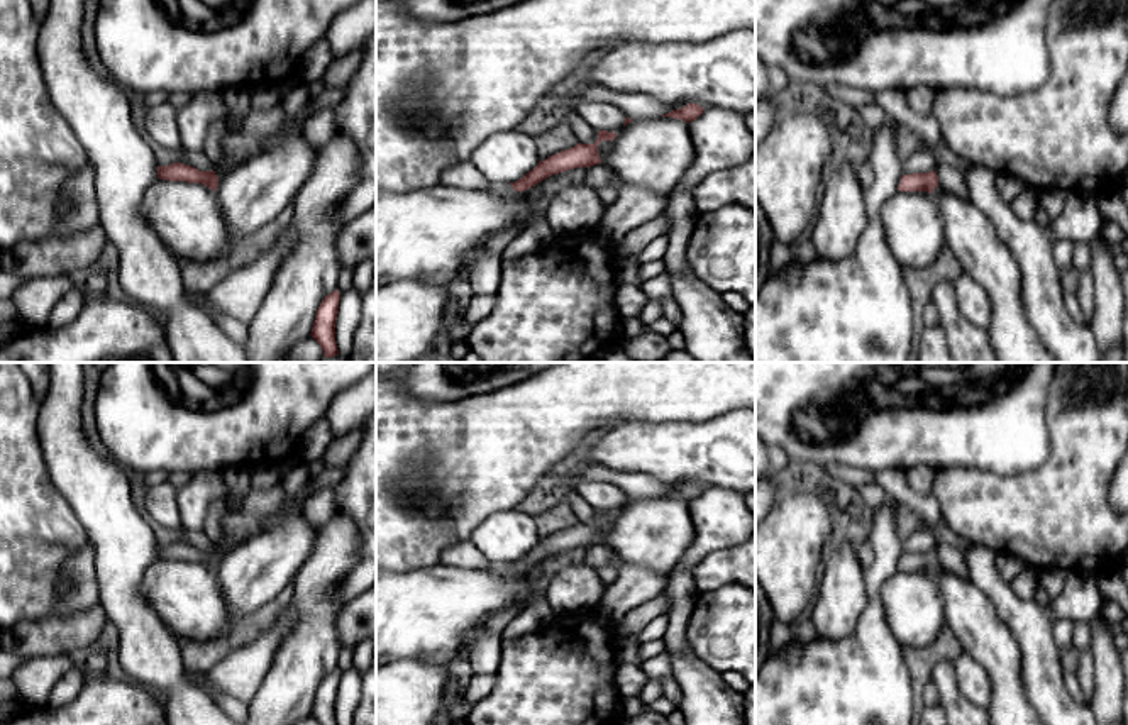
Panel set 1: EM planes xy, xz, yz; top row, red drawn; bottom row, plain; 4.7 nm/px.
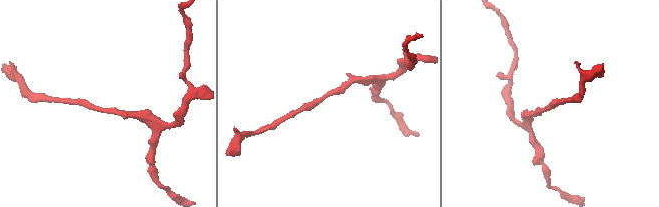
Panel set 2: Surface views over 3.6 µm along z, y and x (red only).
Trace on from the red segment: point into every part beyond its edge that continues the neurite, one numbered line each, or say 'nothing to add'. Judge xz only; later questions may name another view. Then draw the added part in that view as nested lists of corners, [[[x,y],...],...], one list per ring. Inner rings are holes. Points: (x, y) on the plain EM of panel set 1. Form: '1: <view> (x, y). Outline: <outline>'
nothing to add

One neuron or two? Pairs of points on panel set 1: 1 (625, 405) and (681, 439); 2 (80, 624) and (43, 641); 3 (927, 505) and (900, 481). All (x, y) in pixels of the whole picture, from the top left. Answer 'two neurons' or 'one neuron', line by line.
1: two neurons
2: one neuron
3: one neuron

